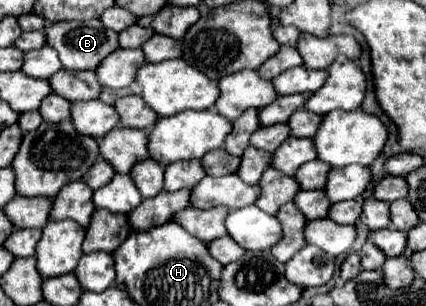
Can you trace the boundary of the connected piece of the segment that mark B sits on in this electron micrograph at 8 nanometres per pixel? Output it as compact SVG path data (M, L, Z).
M100 19L90 21L58 21L44 29L48 35L48 45L54 47L60 55L60 61L64 63L64 69L78 71L78 69L96 69L106 55L120 49L118 45L118 33L112 29L106 29Z

